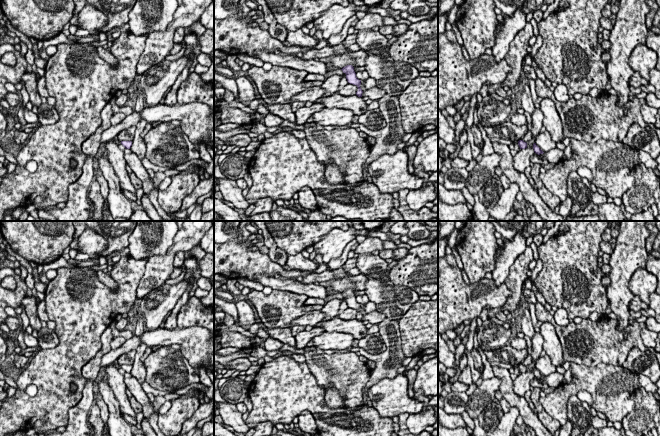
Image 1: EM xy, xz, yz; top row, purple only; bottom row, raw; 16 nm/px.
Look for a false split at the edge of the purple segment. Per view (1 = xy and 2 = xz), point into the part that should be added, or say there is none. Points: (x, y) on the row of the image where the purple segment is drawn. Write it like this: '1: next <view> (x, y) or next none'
1: next none
2: next none

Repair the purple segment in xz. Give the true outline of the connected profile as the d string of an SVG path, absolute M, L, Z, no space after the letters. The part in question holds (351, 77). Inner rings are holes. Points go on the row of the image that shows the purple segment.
M347 65L347 66L343 67L341 70L343 71L343 73L346 74L346 79L347 79L348 83L356 85L358 87L358 91L356 92L356 95L358 97L362 97L363 91L362 91L362 89L360 87L361 80L359 80L356 77L354 67L352 65Z

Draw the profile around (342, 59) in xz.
M362 49L352 53L345 53L341 51L332 58L331 63L334 67L337 67L339 69L342 69L347 65L352 65L353 67L355 65L363 67L365 65L366 57L367 53Z

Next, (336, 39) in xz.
M356 15L349 18L346 21L346 23L343 25L342 30L338 34L335 34L329 37L328 44L330 46L336 46L336 45L342 44L345 38L348 36L347 32L348 32L348 29L351 27L351 23L356 19L357 19Z

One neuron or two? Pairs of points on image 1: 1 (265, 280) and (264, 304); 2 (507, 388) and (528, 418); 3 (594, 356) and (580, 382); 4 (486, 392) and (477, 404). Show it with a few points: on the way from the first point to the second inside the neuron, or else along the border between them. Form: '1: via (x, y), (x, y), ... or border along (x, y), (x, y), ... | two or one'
1: border along (272, 289), (288, 290), (295, 293) | two
2: via (510, 395), (525, 411) | one
3: border along (570, 362), (588, 366), (600, 363), (611, 365) | two
4: via (484, 395), (478, 401) | one

